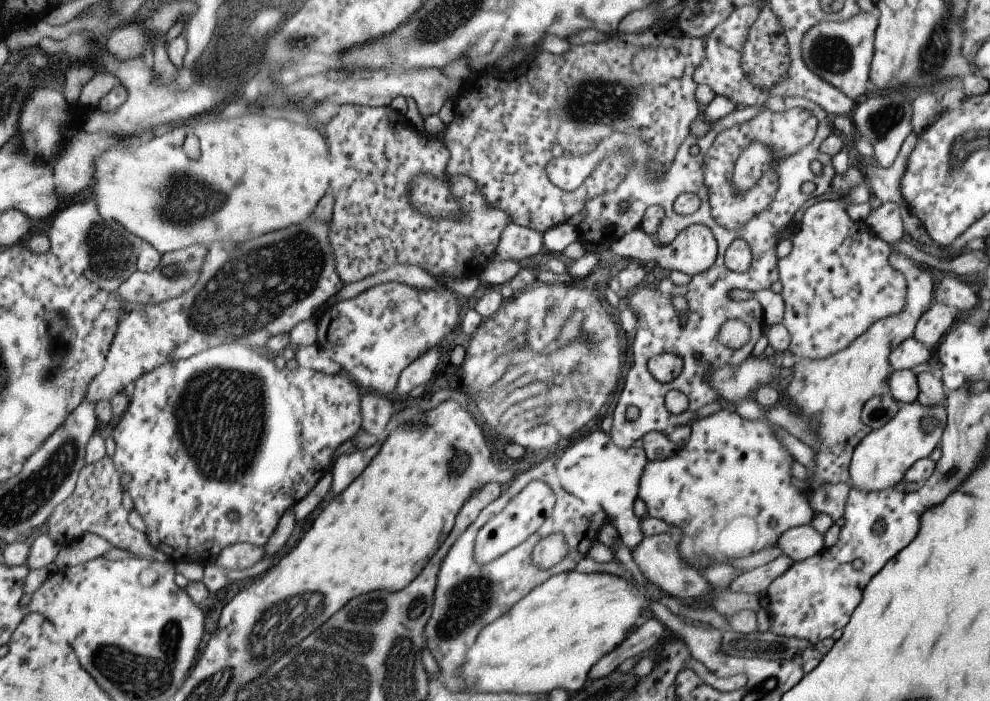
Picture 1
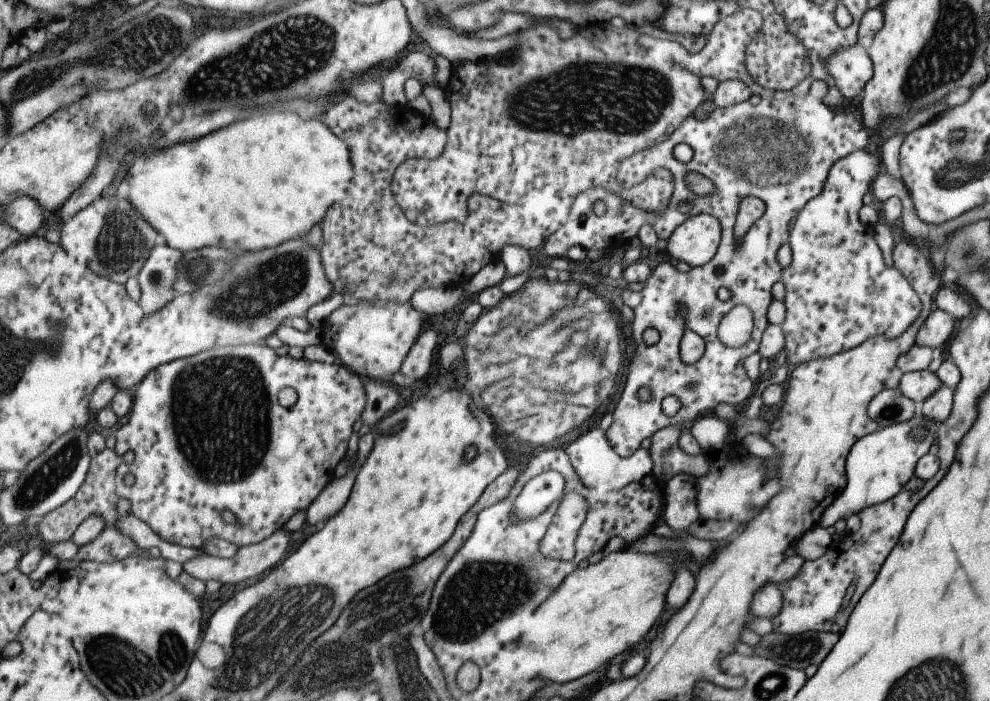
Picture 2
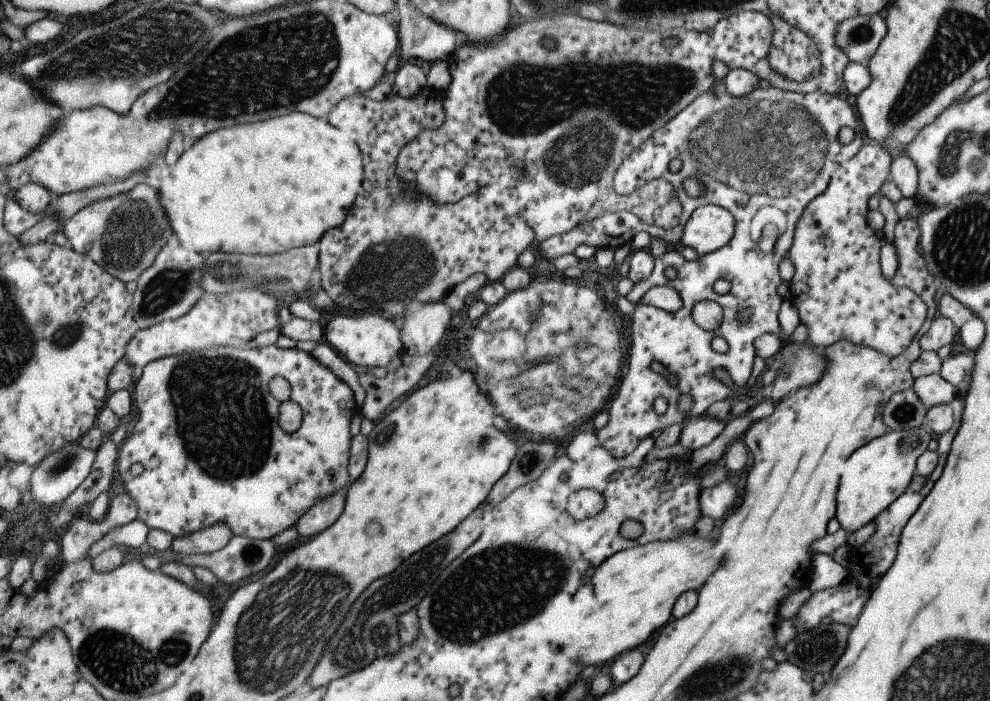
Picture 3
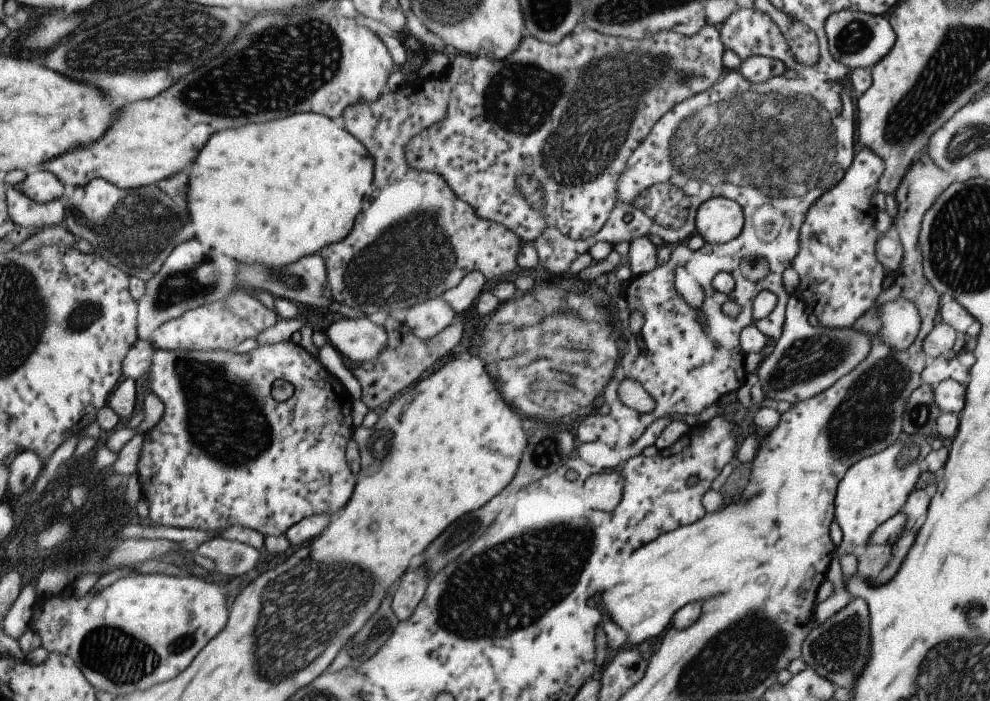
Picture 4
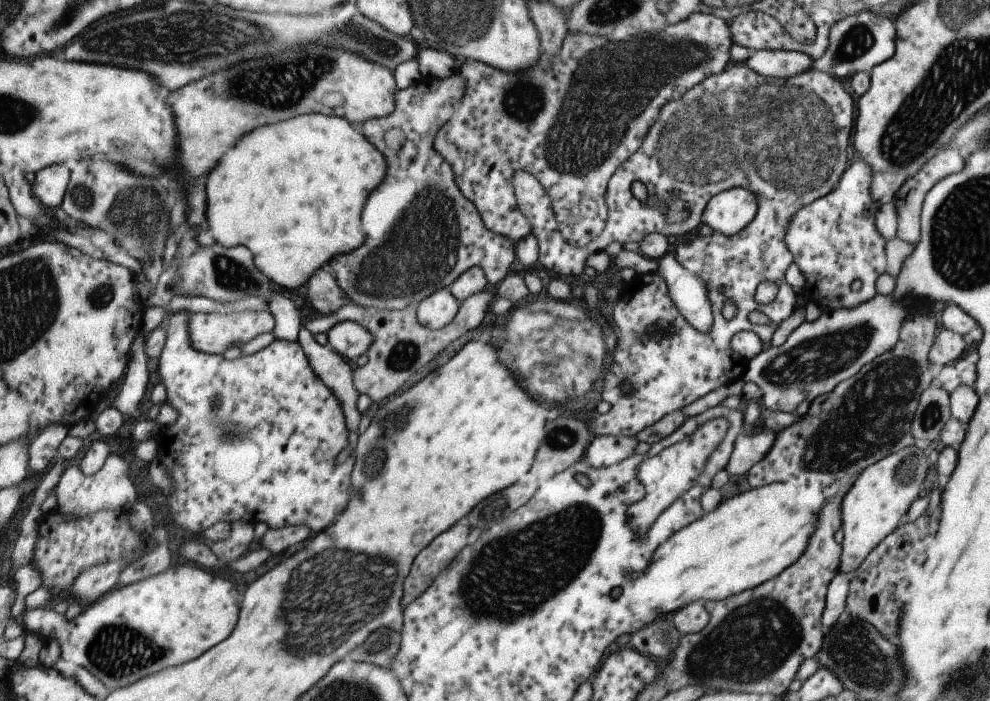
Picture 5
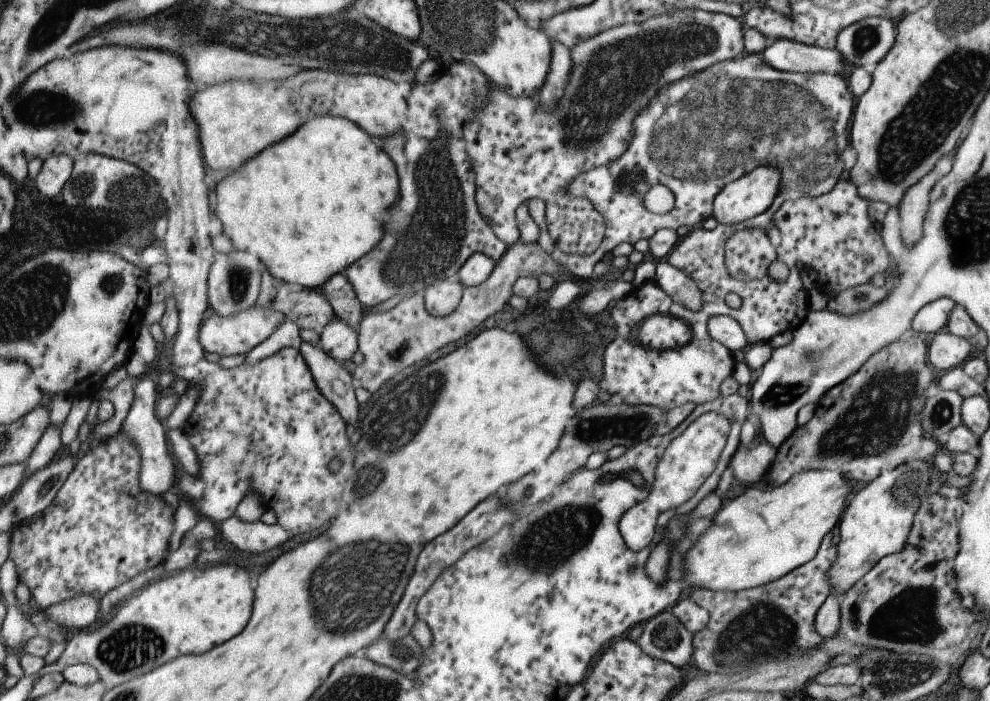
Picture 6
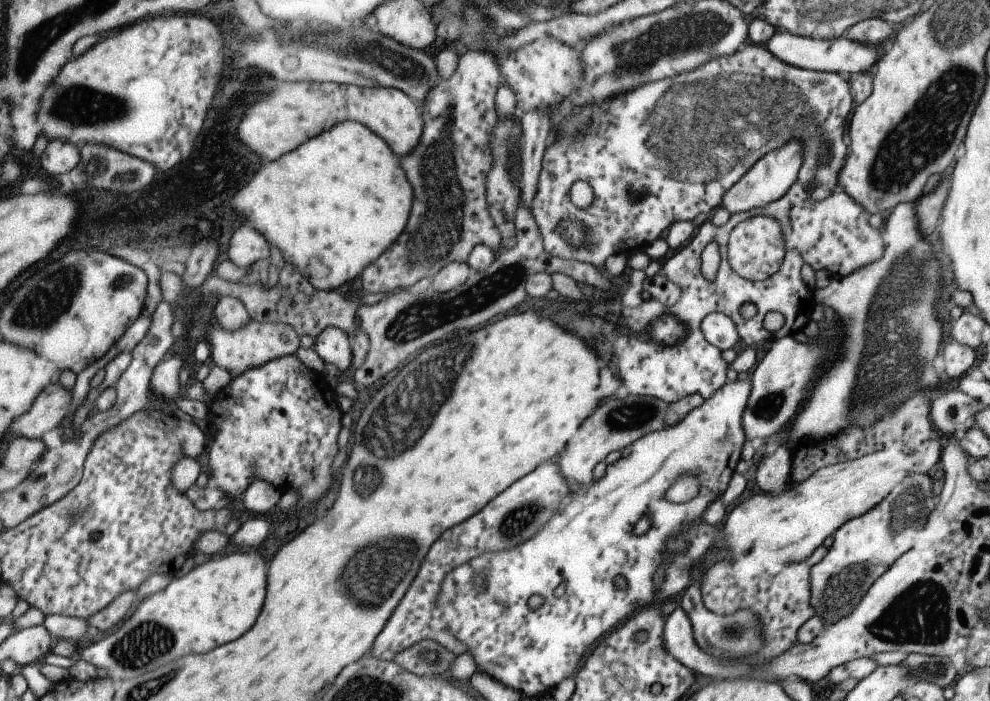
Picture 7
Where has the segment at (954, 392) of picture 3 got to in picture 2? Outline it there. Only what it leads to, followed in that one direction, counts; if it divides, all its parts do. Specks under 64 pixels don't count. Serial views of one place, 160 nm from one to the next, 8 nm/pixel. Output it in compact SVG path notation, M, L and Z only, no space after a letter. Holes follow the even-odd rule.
M928 369L920 371L911 371L910 373L903 373L898 388L901 394L913 402L923 402L929 398L942 383L939 377L934 372Z

